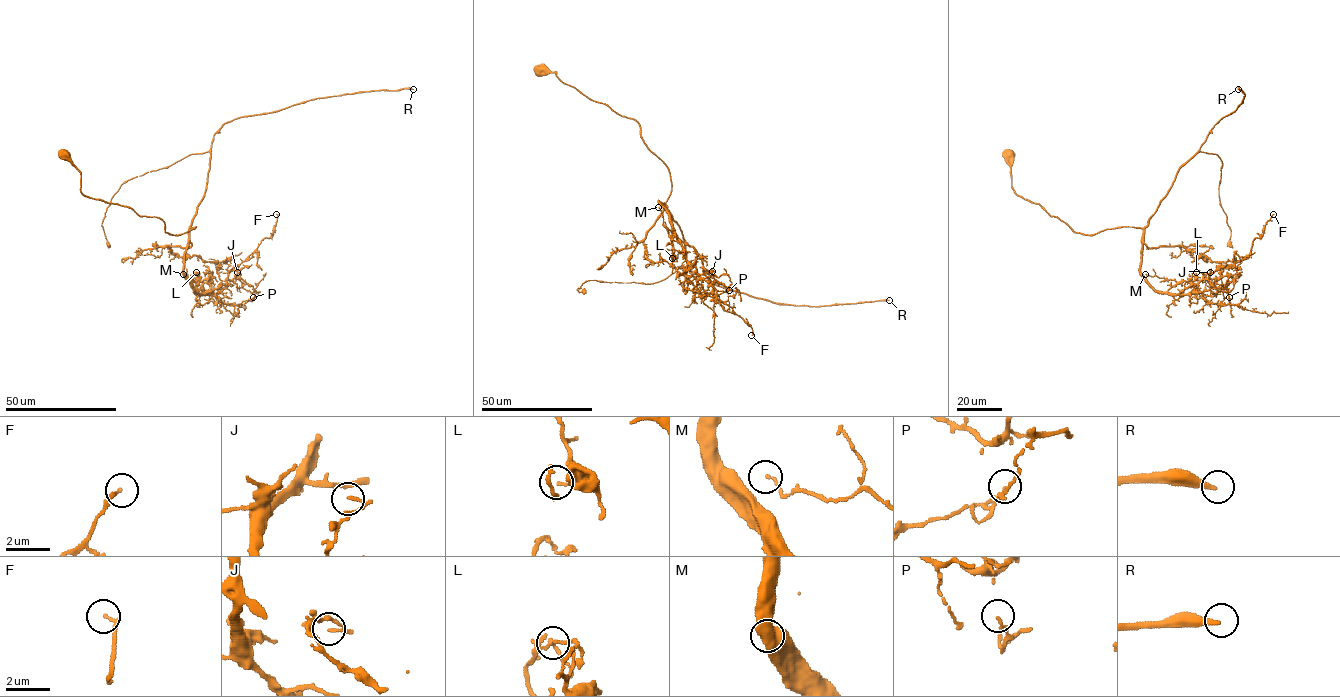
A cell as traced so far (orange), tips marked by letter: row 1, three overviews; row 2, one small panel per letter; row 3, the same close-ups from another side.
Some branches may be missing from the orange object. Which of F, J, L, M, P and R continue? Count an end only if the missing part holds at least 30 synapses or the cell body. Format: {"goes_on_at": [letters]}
{"goes_on_at": ["R"]}

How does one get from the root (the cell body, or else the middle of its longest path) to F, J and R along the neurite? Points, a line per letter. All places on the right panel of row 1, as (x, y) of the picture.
F: (1008, 154), (1013, 190), (1075, 232), (1142, 228), (1140, 273), (1163, 292), (1178, 293), (1245, 258), (1273, 214)
J: (1008, 154), (1013, 190), (1075, 232), (1142, 228), (1140, 273), (1155, 290), (1178, 293), (1211, 281), (1210, 272)
R: (1008, 154), (1013, 190), (1075, 232), (1142, 228), (1177, 171), (1211, 129), (1242, 102), (1245, 94), (1238, 89)

